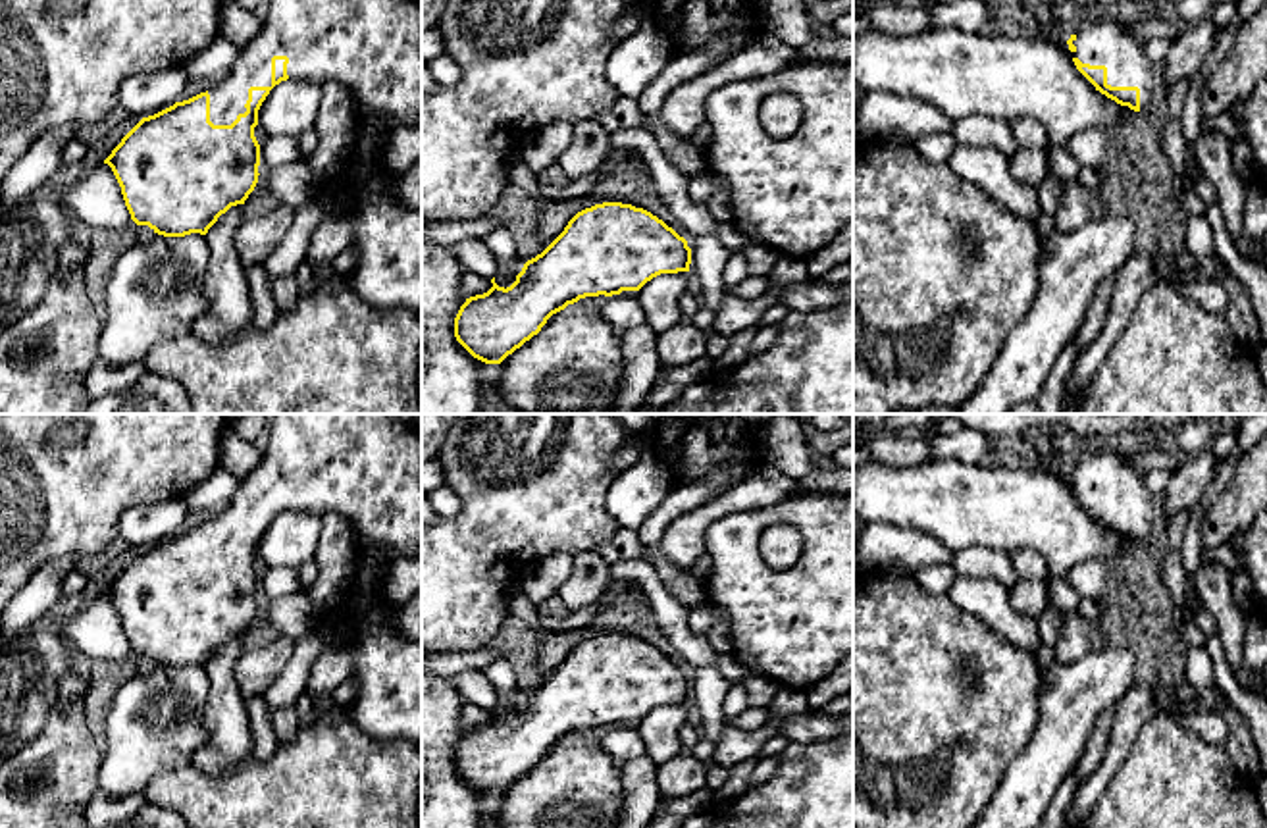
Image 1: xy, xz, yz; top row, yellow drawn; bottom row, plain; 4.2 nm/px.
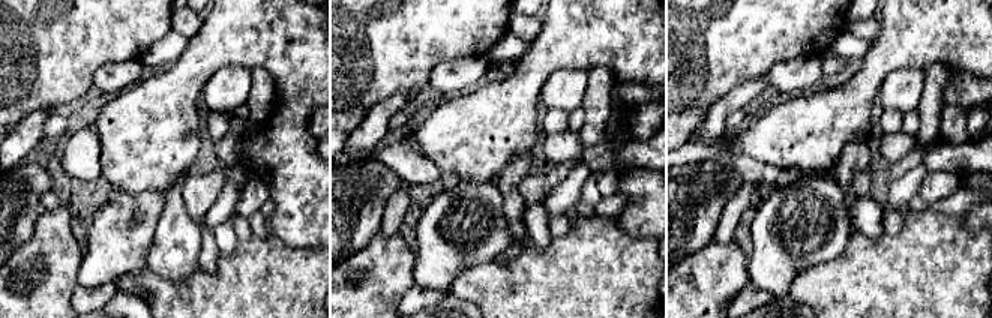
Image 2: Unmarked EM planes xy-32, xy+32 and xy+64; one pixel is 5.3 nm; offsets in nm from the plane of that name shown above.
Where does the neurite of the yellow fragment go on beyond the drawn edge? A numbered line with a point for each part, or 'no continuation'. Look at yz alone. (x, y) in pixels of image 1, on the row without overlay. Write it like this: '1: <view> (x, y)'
1: yz (1102, 470)

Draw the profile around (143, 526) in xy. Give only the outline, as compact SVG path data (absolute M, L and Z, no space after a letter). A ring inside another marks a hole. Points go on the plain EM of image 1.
M183 497L131 506L119 518L119 537L139 549L154 547L179 533L187 512Z

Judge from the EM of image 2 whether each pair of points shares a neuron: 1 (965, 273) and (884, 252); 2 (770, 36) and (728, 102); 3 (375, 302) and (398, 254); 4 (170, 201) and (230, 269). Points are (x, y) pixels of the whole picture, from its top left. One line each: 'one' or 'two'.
1: one
2: two
3: one
4: two

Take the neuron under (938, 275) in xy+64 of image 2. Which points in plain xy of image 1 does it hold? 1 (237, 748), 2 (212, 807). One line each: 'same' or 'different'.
1: different
2: same

